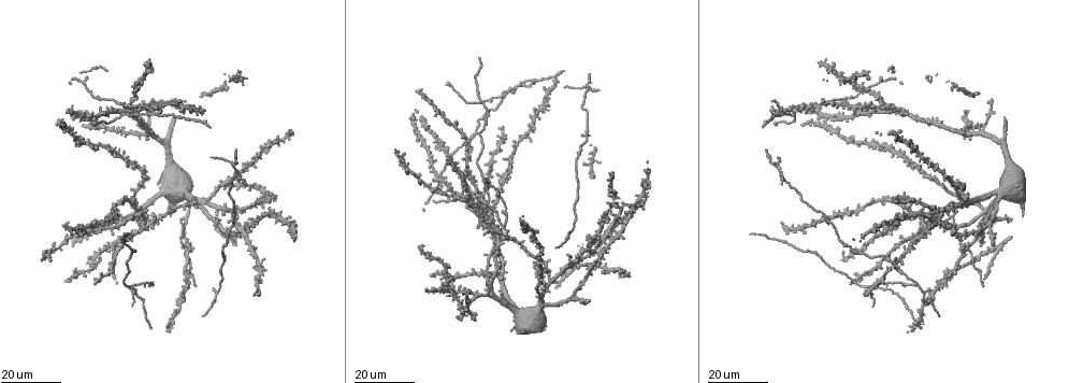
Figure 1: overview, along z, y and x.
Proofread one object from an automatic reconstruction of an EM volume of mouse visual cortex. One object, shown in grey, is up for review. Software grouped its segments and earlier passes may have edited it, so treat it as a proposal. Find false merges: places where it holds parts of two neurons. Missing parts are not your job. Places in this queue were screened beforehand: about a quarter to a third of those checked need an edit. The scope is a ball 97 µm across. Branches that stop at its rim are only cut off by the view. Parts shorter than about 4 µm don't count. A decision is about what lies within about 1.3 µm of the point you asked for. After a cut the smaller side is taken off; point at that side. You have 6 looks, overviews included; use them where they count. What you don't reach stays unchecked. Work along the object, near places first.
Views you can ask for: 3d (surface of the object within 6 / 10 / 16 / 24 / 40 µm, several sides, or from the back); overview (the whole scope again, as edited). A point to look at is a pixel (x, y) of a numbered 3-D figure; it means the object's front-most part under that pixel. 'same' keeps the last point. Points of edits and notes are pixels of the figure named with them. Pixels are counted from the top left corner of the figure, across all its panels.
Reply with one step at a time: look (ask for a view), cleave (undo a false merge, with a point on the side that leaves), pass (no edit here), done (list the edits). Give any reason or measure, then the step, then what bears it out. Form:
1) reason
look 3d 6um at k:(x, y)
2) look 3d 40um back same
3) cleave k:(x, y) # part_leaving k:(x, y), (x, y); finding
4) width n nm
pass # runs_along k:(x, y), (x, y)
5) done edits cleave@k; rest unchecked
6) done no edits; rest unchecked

looks like a crossing
look 3d 16um at 1:(828, 101)

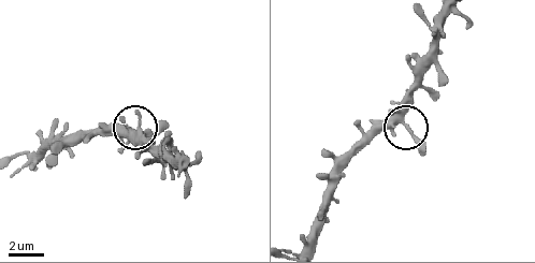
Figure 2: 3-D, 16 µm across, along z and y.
look 3d 10um at 2:(398, 120)

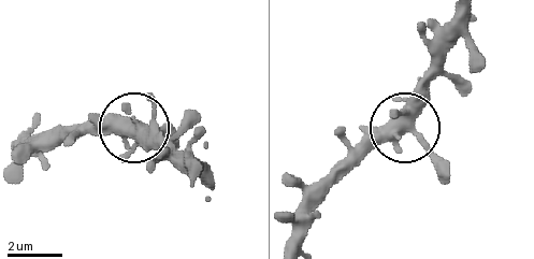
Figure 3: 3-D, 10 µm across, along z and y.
pass # runs_along 3:(288, 243), (301, 215), (399, 132), (413, 132), (445, 178); all the same neuron

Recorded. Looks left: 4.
side arm on a straight run
look 3d 24um at 1:(508, 93)

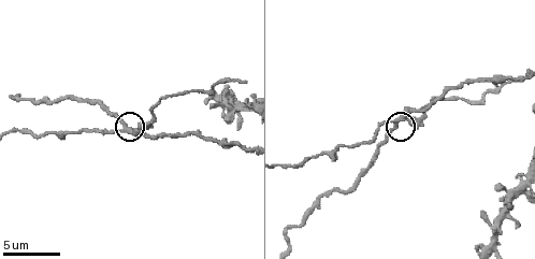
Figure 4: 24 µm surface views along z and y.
look 3d 10um at 4:(126, 128)

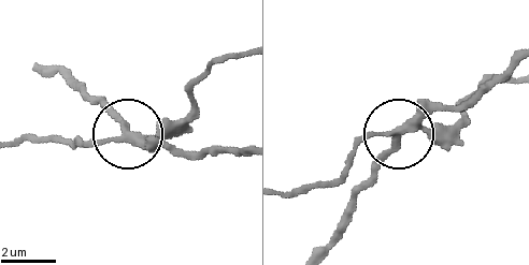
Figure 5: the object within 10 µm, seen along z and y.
arms 3
cleave 5:(171, 152) # part_leaving 5:(136, 134), (73, 79), (52, 74); a second neuron is stuck on

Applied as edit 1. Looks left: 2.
done edits cleave@5; rest unchecked

